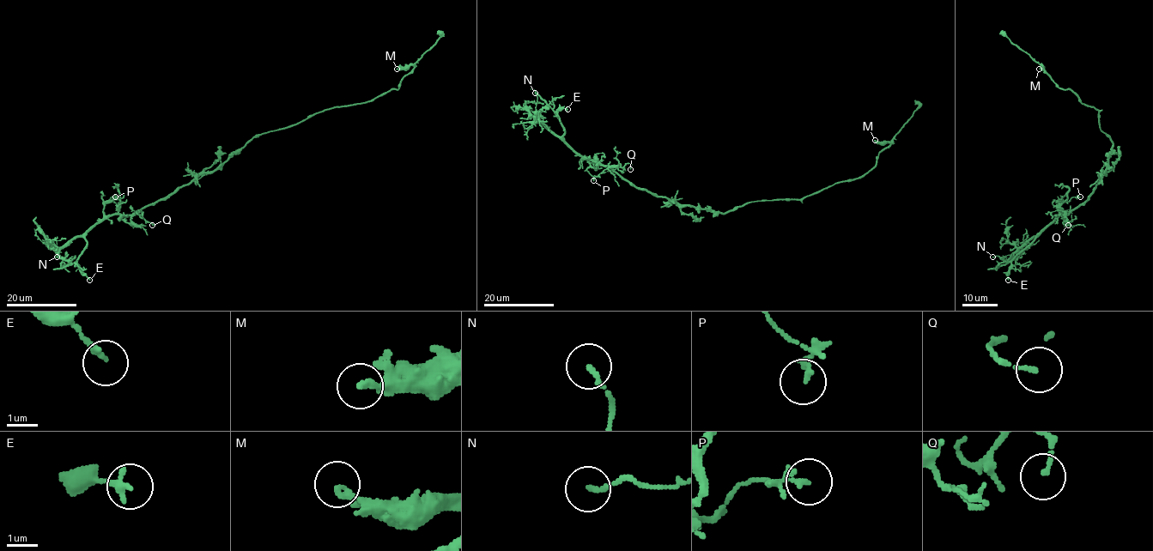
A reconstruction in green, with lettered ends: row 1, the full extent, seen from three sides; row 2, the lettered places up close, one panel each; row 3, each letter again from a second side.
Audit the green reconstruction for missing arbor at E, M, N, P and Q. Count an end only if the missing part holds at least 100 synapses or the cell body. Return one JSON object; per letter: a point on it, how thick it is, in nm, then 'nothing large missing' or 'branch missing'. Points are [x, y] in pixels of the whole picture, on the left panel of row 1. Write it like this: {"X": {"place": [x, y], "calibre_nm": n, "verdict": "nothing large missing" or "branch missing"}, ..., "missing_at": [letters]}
{"E": {"place": [89, 280], "calibre_nm": 240, "verdict": "nothing large missing"}, "M": {"place": [397, 69], "calibre_nm": 190, "verdict": "nothing large missing"}, "N": {"place": [57, 257], "calibre_nm": 160, "verdict": "nothing large missing"}, "P": {"place": [115, 196], "calibre_nm": 190, "verdict": "nothing large missing"}, "Q": {"place": [152, 225], "calibre_nm": 130, "verdict": "nothing large missing"}, "missing_at": []}

